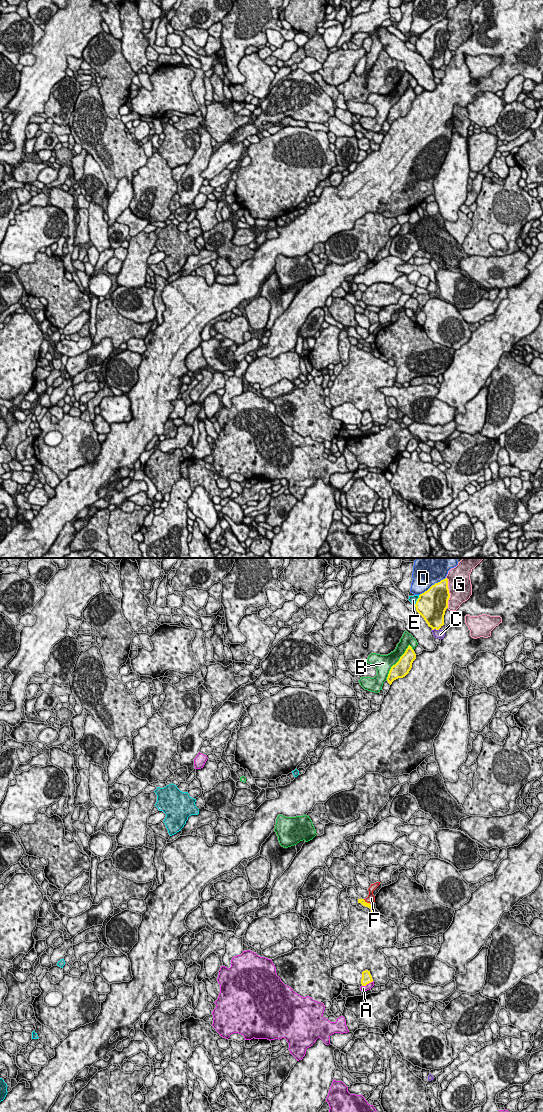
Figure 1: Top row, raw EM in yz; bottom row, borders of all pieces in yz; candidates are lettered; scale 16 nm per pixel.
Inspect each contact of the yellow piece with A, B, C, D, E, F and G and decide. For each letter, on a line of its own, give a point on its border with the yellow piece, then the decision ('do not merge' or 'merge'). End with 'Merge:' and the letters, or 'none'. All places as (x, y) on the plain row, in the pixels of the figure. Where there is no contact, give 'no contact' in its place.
A: yz (367, 423) | do not merge
B: yz (397, 102) | do not merge
C: yz (435, 68) | do not merge
D: yz (432, 25) | do not merge
E: yz (417, 40) | do not merge
F: yz (366, 342) | do not merge
G: yz (448, 32) | do not merge
Merge: none

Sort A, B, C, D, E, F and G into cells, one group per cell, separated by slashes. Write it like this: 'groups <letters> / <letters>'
groups A / B / C / D / E / F / G

